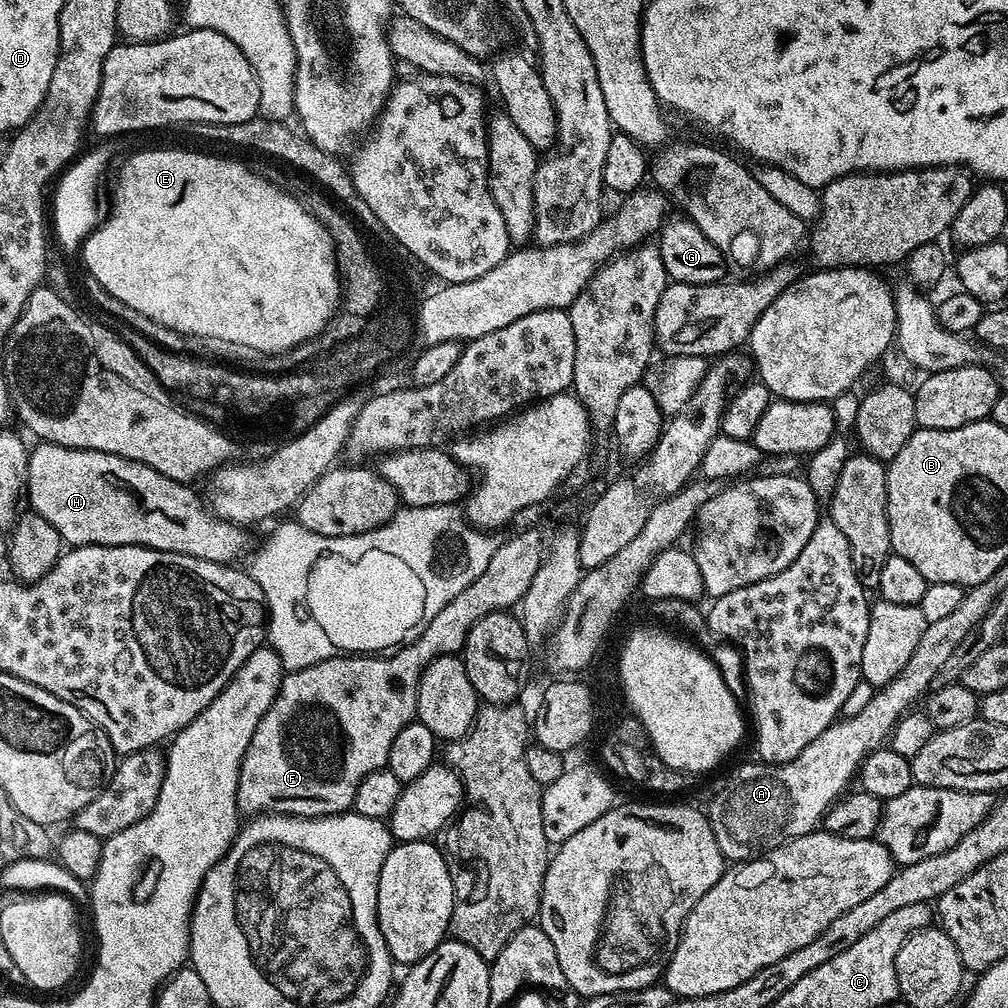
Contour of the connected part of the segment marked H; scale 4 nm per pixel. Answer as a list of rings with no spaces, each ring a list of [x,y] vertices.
[[[40,442],[28,454],[26,500],[31,511],[42,514],[54,530],[58,530],[65,545],[78,546],[146,546],[163,552],[177,552],[202,558],[211,564],[231,565],[235,556],[248,548],[248,536],[239,524],[231,524],[216,515],[198,495],[195,487],[166,478],[142,462],[127,460],[89,448],[67,448],[61,444]]]

